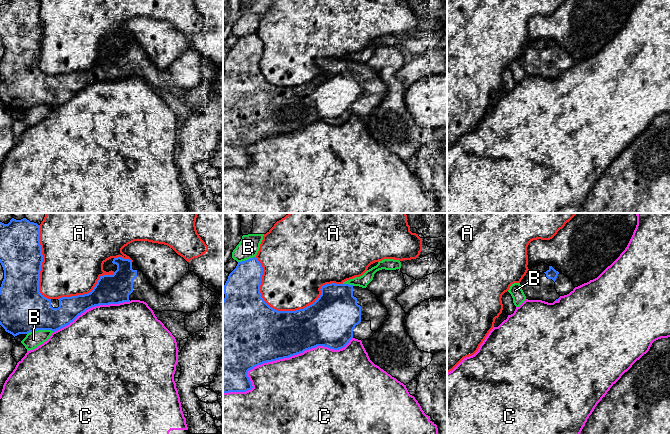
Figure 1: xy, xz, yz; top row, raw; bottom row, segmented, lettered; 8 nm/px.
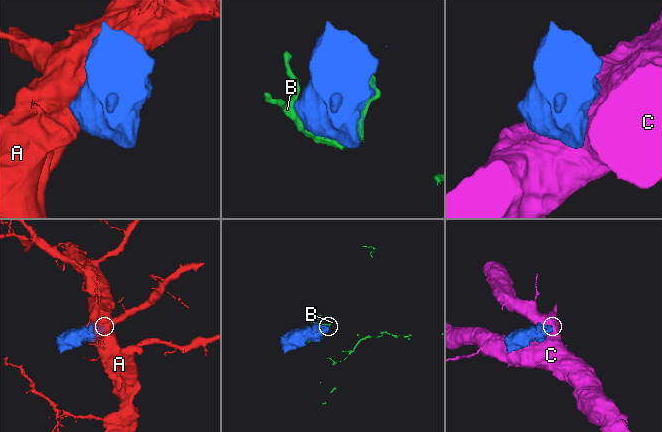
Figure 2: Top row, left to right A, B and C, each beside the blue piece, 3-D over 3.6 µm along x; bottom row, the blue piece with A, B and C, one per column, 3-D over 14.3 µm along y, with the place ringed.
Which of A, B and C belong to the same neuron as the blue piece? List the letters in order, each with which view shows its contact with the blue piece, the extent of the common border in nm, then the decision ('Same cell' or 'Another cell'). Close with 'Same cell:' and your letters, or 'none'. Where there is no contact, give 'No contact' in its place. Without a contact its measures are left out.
A: Touches blue in xz. Shared border 750 nm. Another cell
B: Touches blue in xy. Shared border 220 nm. Another cell
C: Touches blue in xz. Shared border 1150 nm. Another cell
Same cell: none

